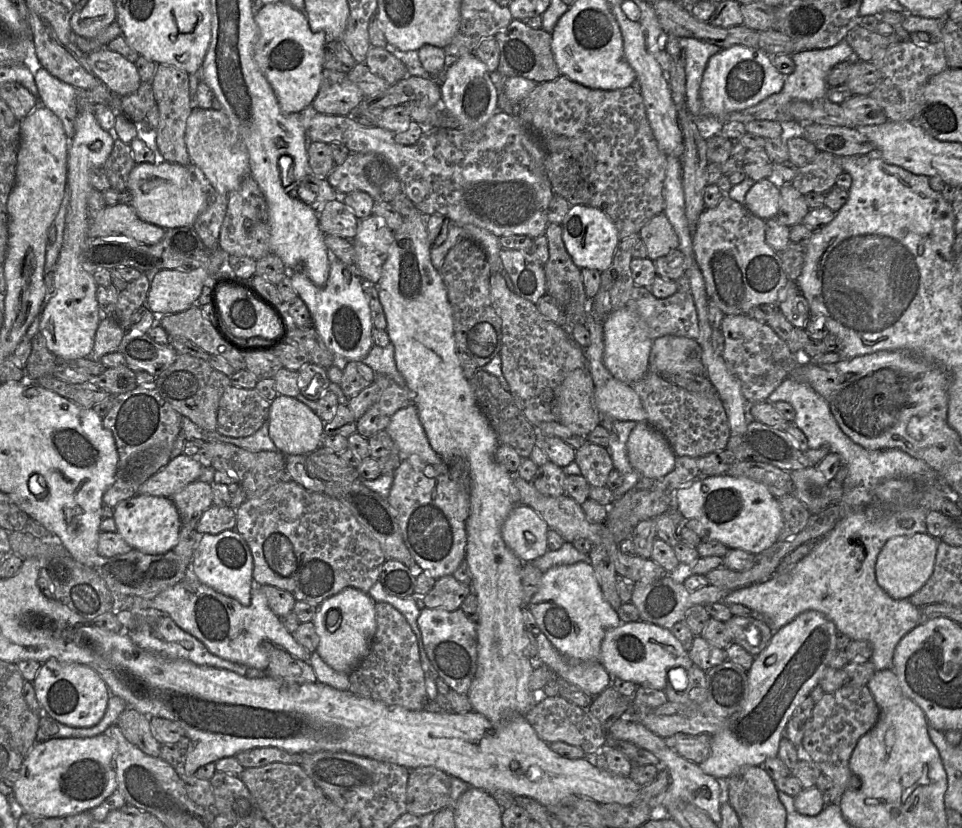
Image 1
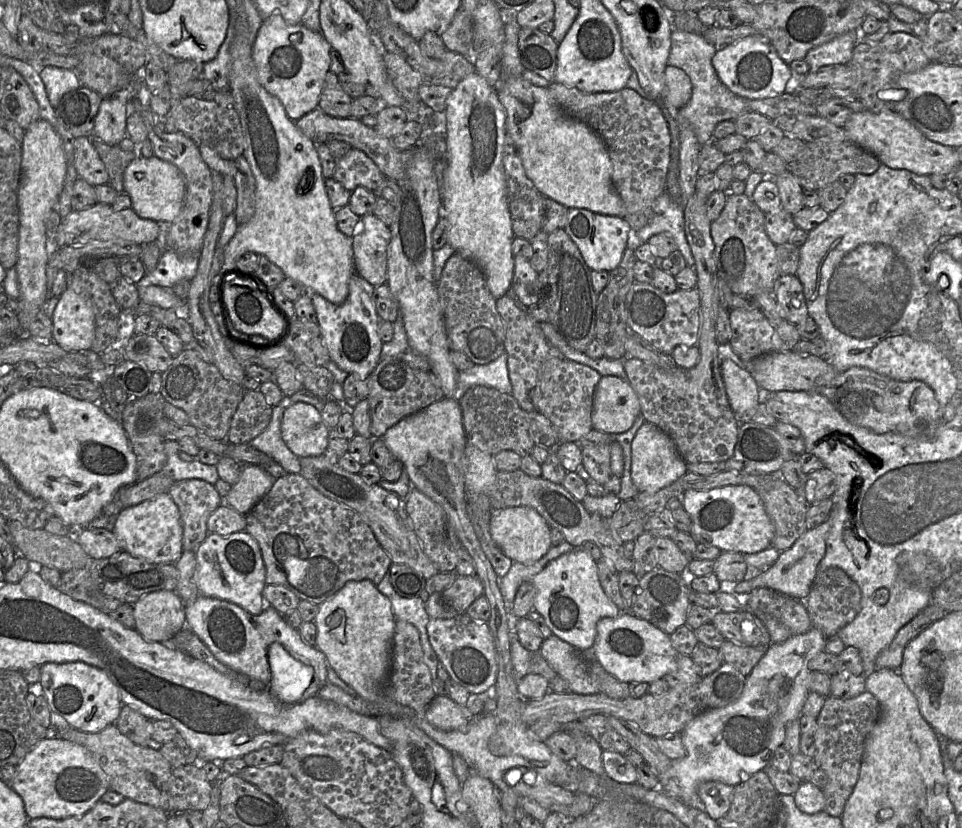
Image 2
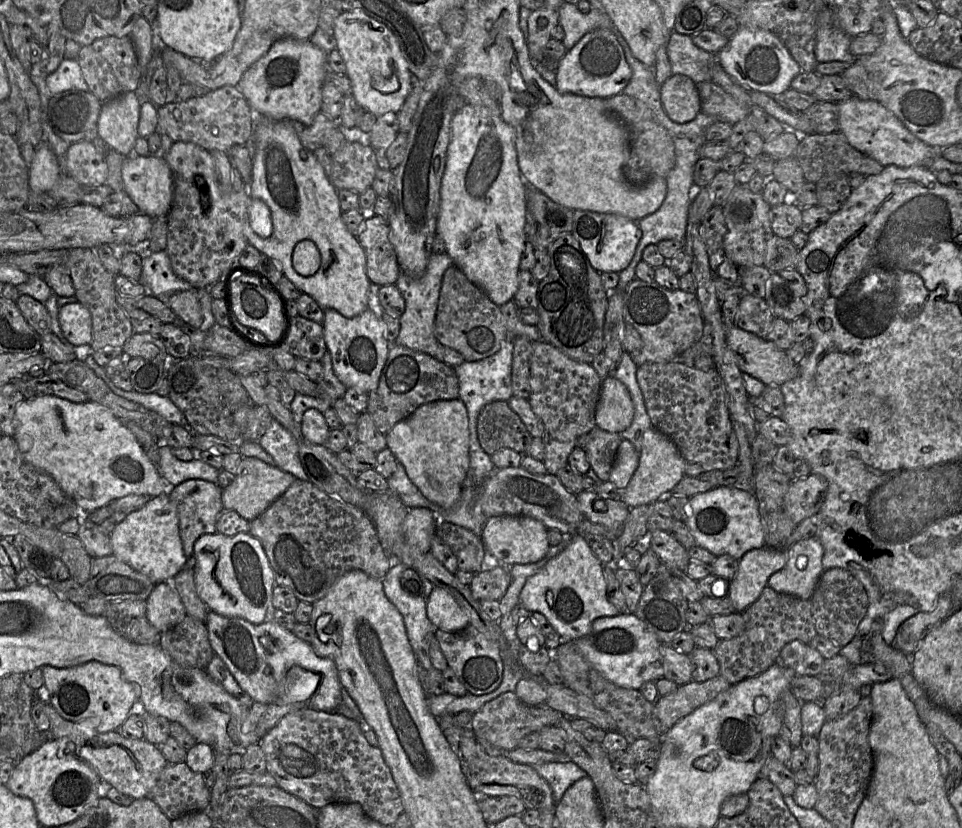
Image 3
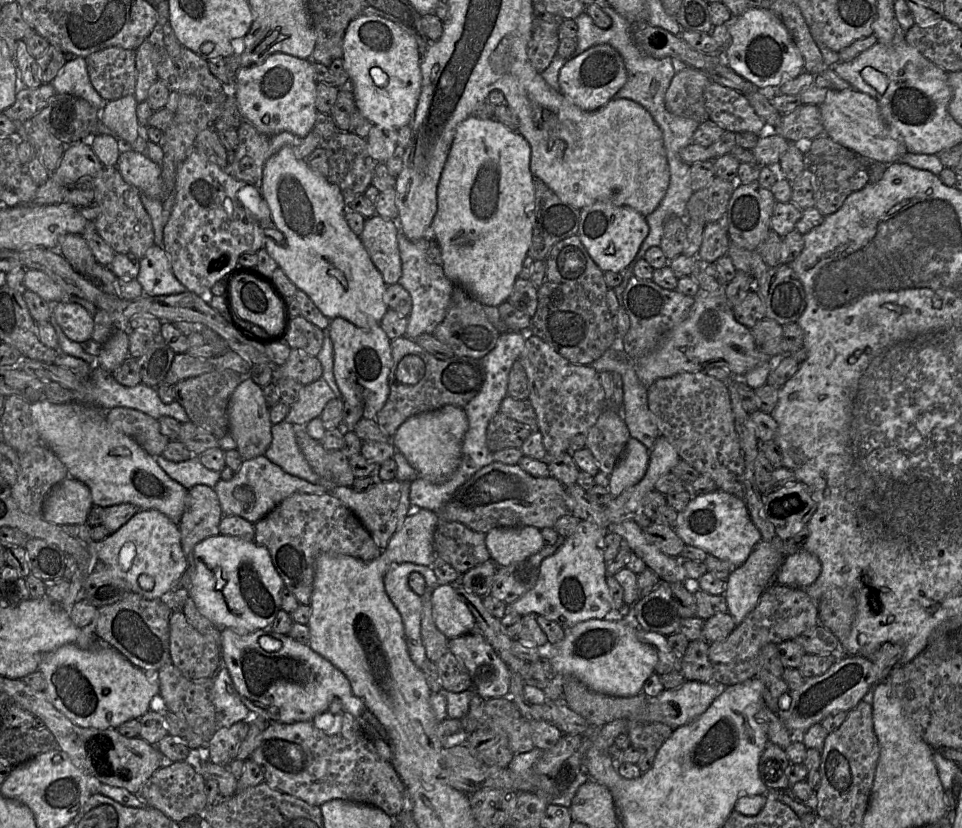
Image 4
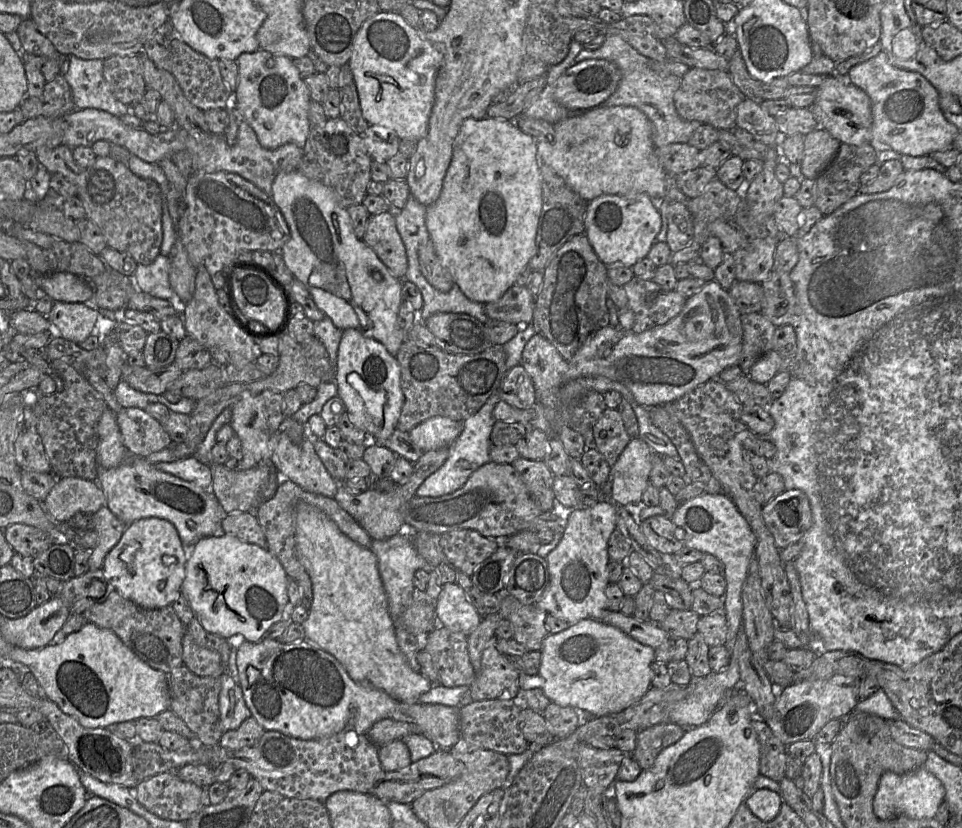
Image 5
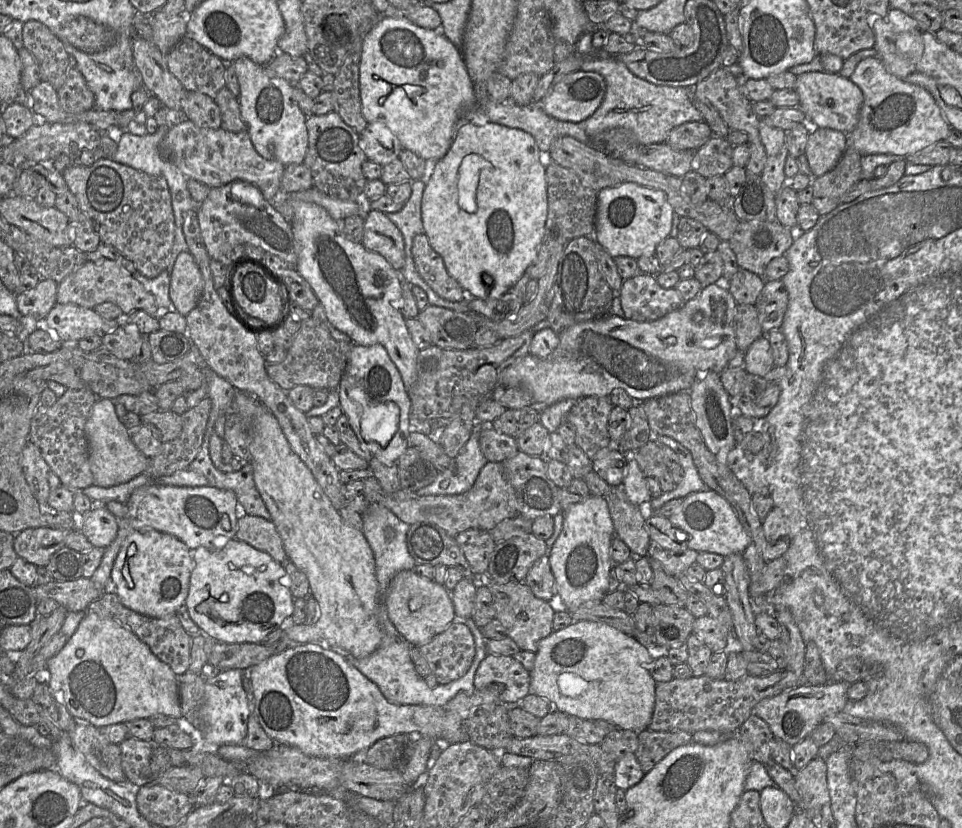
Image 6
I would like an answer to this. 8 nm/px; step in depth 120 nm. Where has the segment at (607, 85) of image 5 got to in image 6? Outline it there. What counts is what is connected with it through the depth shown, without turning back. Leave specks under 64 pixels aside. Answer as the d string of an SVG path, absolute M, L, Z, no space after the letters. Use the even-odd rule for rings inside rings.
M579 69L563 76L542 99L541 106L557 120L576 123L594 113L605 91L606 83L599 73Z

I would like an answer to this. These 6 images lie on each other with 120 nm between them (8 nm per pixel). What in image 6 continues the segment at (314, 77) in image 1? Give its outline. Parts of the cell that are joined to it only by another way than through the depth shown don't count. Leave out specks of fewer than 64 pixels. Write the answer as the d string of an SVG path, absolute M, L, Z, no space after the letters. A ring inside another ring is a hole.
M247 57L225 62L225 69L232 65L240 86L238 97L242 119L256 151L265 159L284 164L304 163L308 148L307 117L294 98L295 84L283 78L269 77L264 66Z

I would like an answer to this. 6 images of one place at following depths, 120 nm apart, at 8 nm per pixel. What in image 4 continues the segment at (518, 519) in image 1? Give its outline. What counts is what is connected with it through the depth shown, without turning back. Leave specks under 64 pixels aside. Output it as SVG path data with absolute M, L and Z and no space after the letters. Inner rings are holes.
M533 526L493 528L485 534L485 543L500 567L525 560L545 546L541 530Z

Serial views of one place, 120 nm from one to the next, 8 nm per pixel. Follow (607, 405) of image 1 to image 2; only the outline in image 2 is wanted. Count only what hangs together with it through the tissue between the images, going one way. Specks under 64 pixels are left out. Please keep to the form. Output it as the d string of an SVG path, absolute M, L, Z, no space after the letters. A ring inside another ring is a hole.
M617 376L601 377L594 392L593 429L609 435L623 433L640 414L640 401L628 380Z

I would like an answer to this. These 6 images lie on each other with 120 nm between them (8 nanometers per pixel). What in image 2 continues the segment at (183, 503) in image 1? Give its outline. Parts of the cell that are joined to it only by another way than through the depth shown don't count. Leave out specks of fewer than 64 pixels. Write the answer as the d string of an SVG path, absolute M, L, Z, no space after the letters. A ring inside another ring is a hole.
M187 479L175 482L168 490L168 494L179 510L183 527L183 551L195 553L209 533L207 520L222 504L222 498L212 484L200 479Z

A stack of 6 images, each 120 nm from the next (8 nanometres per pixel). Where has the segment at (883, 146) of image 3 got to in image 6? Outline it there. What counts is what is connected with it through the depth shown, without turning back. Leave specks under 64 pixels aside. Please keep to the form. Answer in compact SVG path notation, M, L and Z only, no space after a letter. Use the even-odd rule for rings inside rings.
M806 72L797 76L795 90L799 95L799 108L807 122L820 128L831 128L850 134L857 126L864 102L861 89L839 73Z

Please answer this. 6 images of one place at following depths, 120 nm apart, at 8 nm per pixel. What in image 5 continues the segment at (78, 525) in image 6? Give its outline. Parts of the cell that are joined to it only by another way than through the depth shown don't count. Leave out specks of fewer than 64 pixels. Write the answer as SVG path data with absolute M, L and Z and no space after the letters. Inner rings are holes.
M107 507L92 514L93 530L98 536L98 544L91 551L89 571L101 569L110 550L119 542L127 525L119 520Z

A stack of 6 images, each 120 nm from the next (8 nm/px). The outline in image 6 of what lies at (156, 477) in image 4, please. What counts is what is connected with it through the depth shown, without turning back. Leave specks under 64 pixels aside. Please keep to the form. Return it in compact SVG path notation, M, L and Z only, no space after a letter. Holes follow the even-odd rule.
M145 485L136 489L126 506L128 514L121 518L115 540L105 549L101 563L90 578L106 589L111 584L111 570L124 540L135 530L156 530L182 541L190 550L199 546L216 546L235 538L237 532L237 497L233 491L211 486L179 487Z

